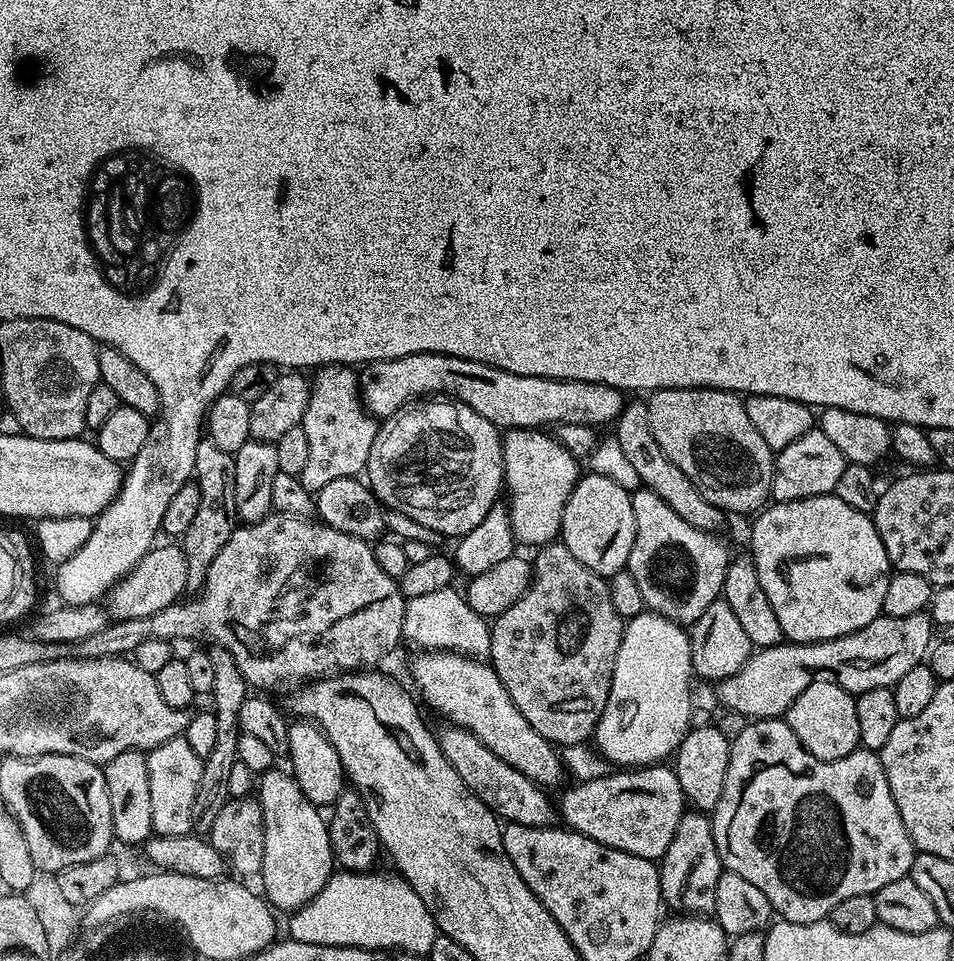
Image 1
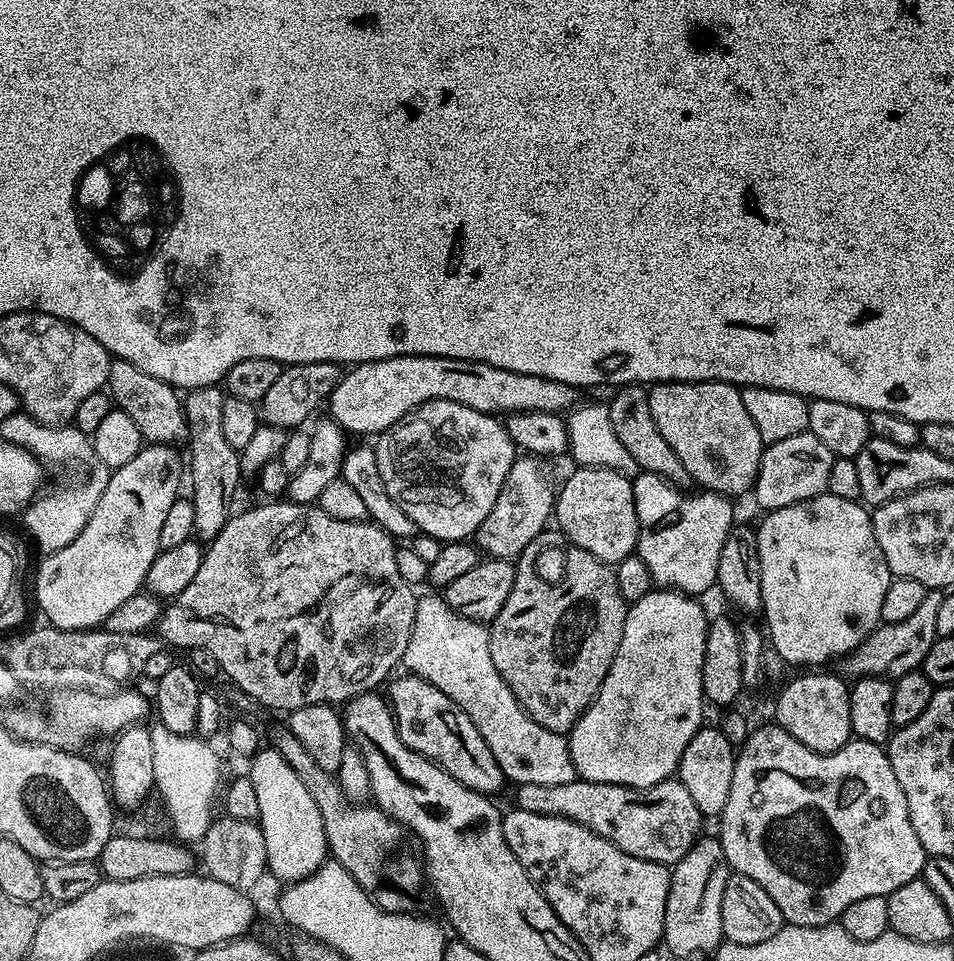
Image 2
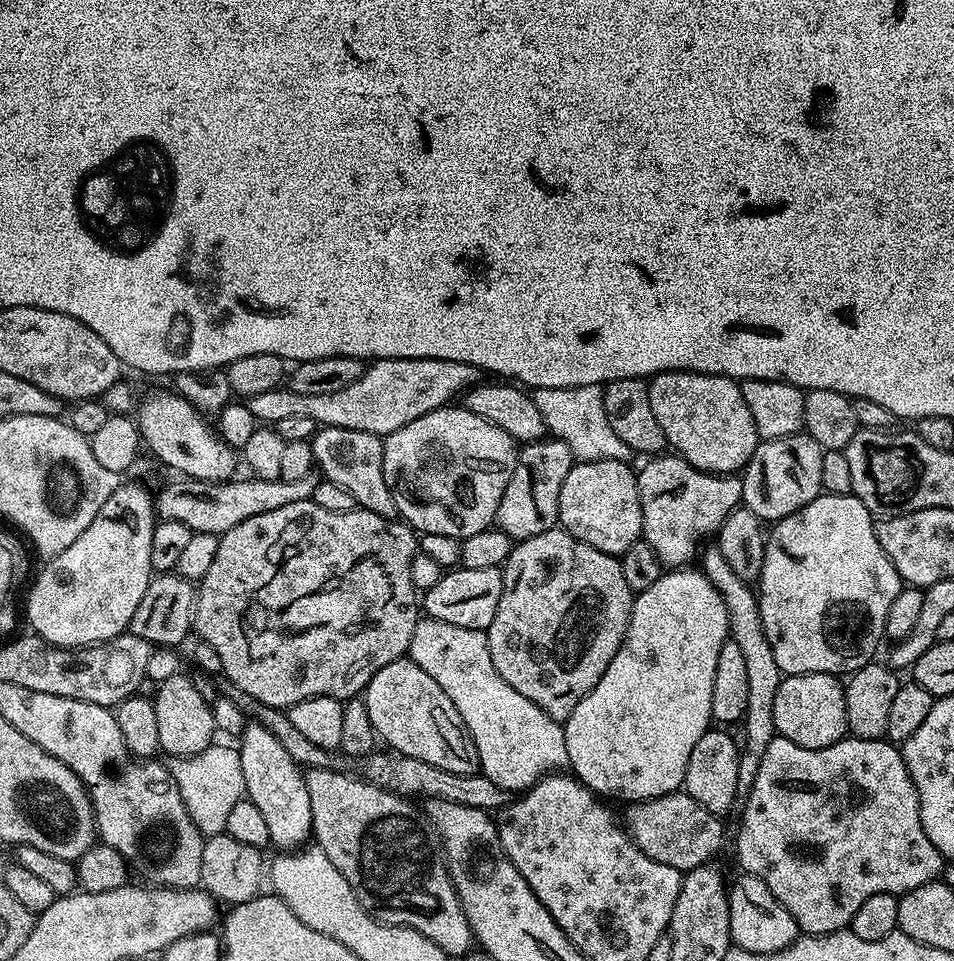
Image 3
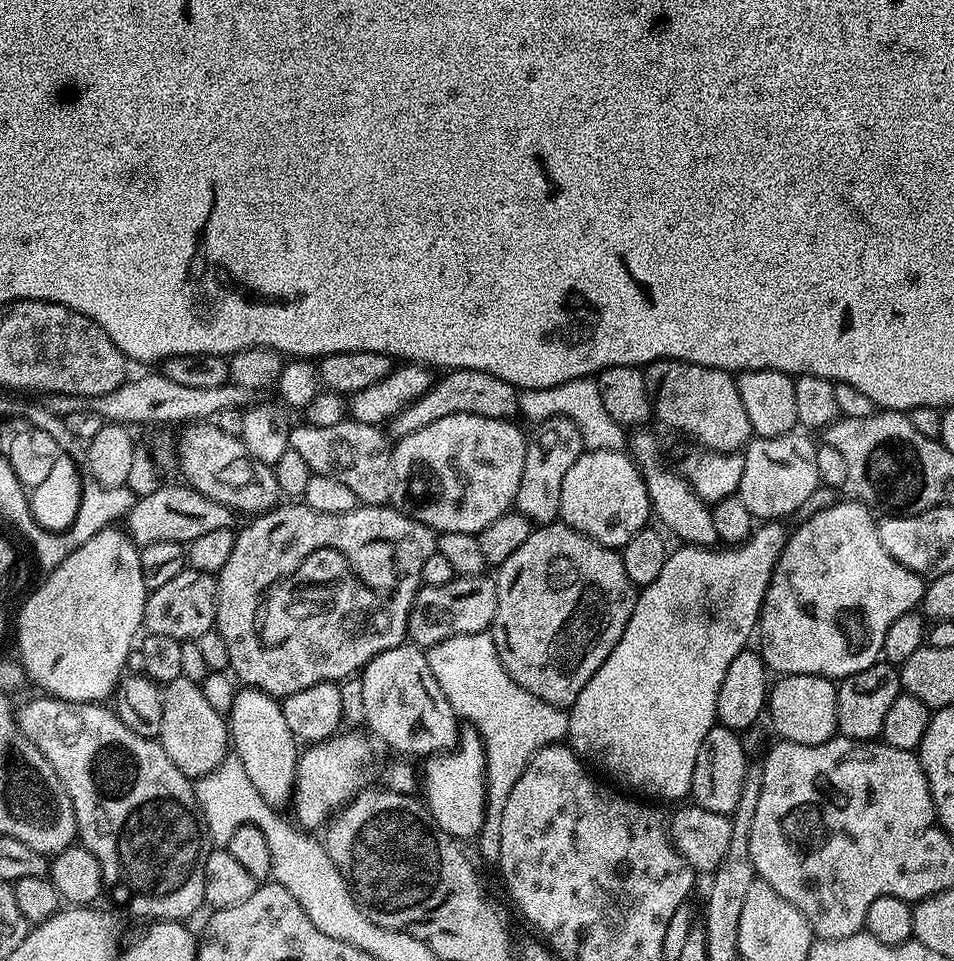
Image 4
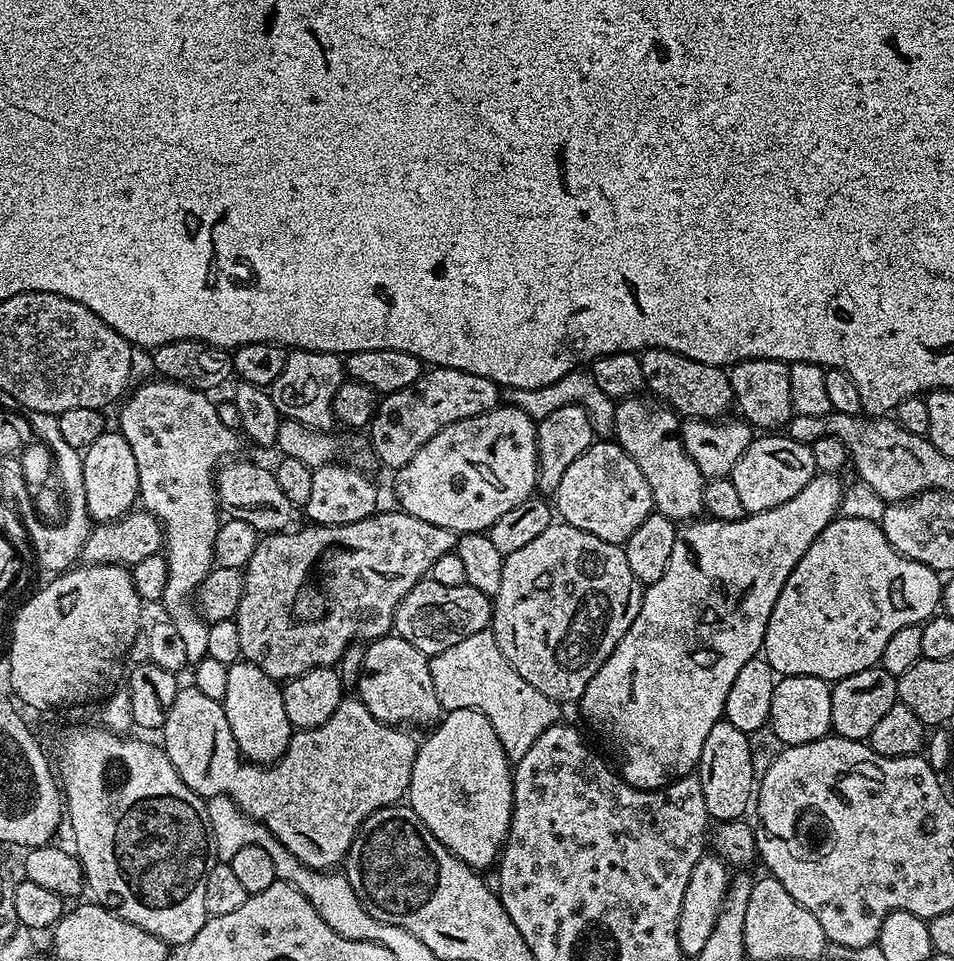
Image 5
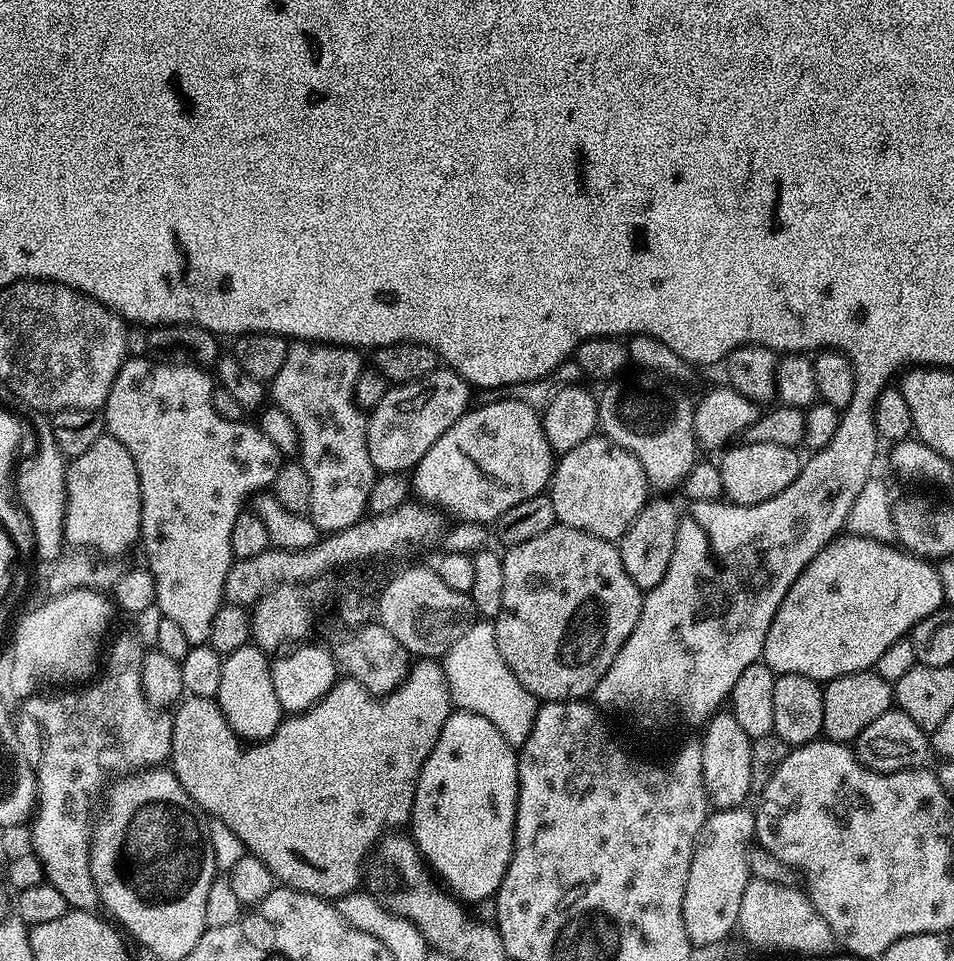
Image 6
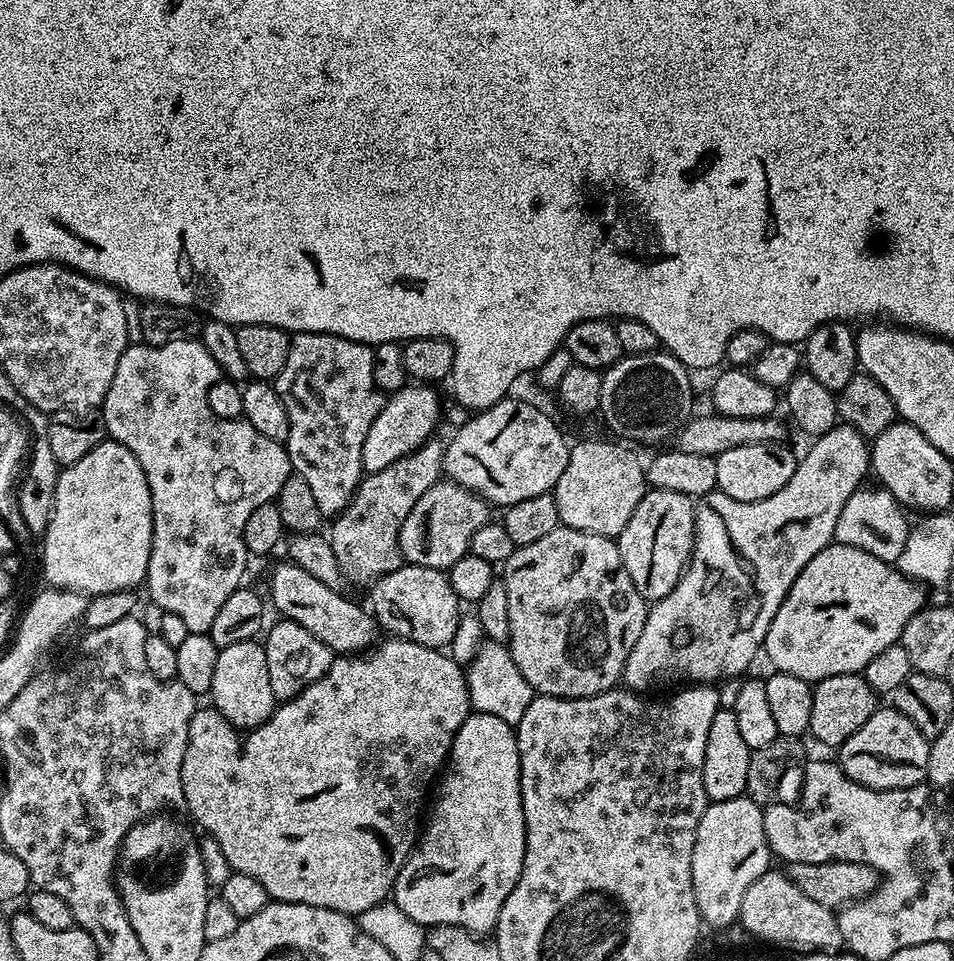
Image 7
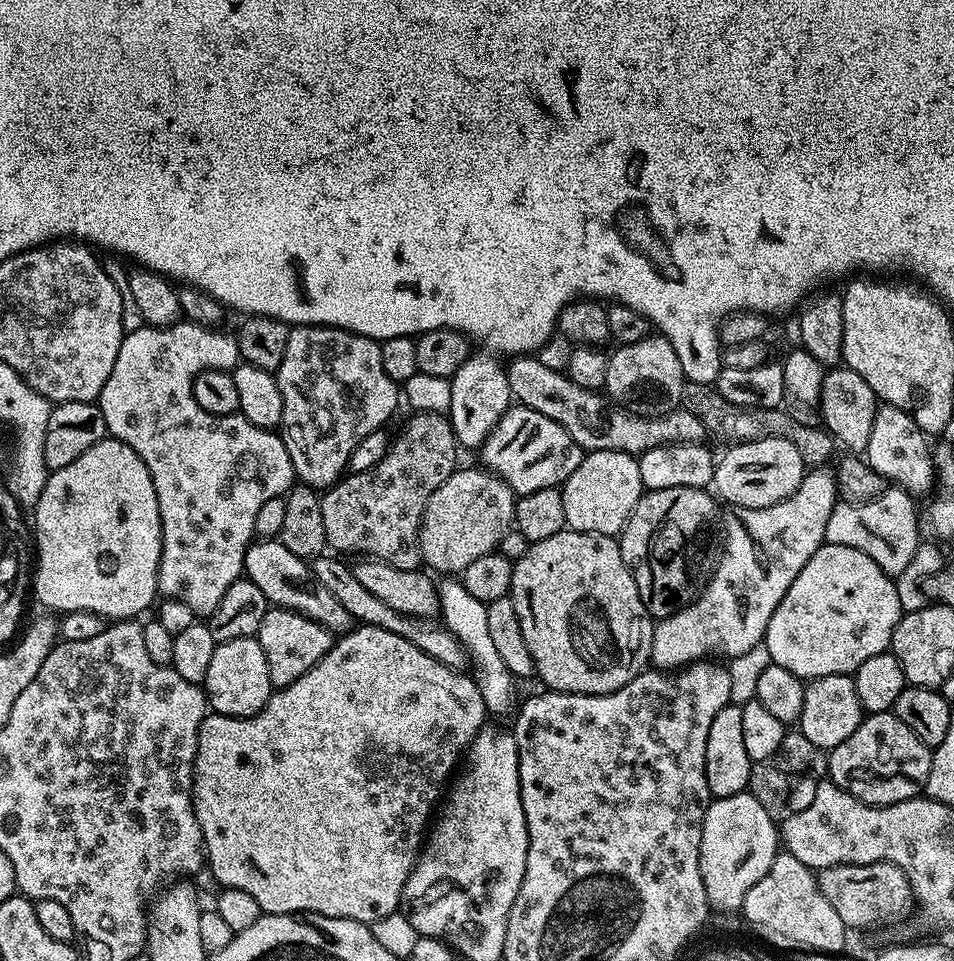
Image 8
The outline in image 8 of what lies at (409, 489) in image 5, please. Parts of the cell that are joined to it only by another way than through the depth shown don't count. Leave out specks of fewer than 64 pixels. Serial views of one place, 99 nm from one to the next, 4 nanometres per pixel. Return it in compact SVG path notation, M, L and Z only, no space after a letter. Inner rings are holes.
M517 403L508 407L502 418L490 430L478 449L483 467L507 482L517 497L534 494L534 490L546 490L563 485L565 480L578 470L585 458L585 451L554 422L554 418L546 418L546 414L538 414L538 410L530 410L525 404Z

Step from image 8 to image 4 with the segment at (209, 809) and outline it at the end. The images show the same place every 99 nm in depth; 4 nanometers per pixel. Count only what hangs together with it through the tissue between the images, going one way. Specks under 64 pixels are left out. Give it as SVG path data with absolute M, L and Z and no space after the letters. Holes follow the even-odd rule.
M184 676L174 678L174 682L163 685L162 730L158 737L166 758L182 770L189 778L199 778L210 774L230 752L230 724L227 719L202 694L199 684L188 681ZM341 730L328 740L309 743L305 747L308 749L299 753L296 761L296 786L292 790L290 804L296 807L294 820L301 829L323 829L330 817L365 787L364 768L372 764L371 743L373 741L363 731Z

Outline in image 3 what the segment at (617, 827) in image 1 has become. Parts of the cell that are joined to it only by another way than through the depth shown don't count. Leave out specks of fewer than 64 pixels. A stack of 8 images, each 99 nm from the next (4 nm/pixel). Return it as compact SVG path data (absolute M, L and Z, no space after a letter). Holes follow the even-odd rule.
M390 750L373 751L363 759L363 777L371 784L380 788L387 788L389 792L405 798L433 798L435 800L449 800L458 802L462 806L480 808L489 814L509 803L509 793L502 791L494 782L490 782L483 772L475 772L469 776L450 774L450 770L438 770L438 766L430 766L430 762L422 762L422 758L410 758ZM681 790L658 798L650 798L627 805L622 824L632 841L654 862L674 866L682 874L703 864L715 861L724 844L724 828L721 817L706 806L694 802L688 793Z

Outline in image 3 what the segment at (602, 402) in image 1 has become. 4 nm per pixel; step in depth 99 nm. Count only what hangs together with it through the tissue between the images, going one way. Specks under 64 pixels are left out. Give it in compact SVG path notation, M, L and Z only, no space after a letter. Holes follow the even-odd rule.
M378 360L369 363L365 367L362 378L358 378L358 382L354 382L354 386L345 386L343 390L334 390L334 394L310 394L309 396L303 396L297 392L293 392L291 387L281 386L275 388L274 390L266 390L266 394L254 394L253 396L247 397L246 403L250 414L254 414L254 418L257 422L263 422L265 425L272 426L275 425L276 421L287 417L301 417L306 415L308 418L316 420L317 425L323 426L325 428L345 428L346 430L366 430L370 434L379 436L381 438L389 436L394 430L398 430L402 426L406 426L406 422L414 422L414 418L422 418L422 414L430 414L434 410L451 405L452 400L455 398L463 397L464 393L468 391L469 388L476 387L477 384L481 383L482 373L480 369L470 366L466 362L450 362L449 360Z

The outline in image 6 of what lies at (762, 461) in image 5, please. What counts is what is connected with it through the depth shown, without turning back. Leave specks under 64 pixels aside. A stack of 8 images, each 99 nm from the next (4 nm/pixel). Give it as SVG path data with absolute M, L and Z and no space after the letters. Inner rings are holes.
M740 442L729 447L721 455L725 456L718 460L724 496L734 504L757 504L774 498L774 494L782 494L782 490L786 490L786 486L798 478L802 467L800 454L797 449L773 444Z

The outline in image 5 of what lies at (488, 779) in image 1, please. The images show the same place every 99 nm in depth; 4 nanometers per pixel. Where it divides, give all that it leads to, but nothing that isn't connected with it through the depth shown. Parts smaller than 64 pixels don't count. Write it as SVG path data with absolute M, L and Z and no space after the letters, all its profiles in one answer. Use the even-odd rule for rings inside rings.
M395 634L379 636L365 650L362 662L358 699L374 714L376 720L393 726L435 725L441 719L442 709L438 694L434 694L434 681L430 679L429 657L422 650L410 646Z

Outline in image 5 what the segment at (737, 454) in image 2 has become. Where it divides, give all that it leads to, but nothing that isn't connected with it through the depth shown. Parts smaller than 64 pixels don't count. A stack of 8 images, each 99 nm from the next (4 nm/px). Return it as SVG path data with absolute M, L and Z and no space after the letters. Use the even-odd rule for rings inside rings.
M646 348L639 353L639 358L644 388L681 417L719 421L725 415L723 412L733 407L730 378L721 365L694 362L680 352L665 348Z

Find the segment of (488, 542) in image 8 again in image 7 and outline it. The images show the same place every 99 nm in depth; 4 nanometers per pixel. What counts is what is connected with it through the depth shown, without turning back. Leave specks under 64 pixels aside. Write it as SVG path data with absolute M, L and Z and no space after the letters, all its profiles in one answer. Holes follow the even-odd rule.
M437 482L430 486L430 490L426 490L426 494L422 494L422 498L418 498L418 502L414 502L414 510L406 514L406 522L402 522L400 531L400 552L409 564L441 570L452 568L454 562L458 562L458 558L469 555L474 534L482 525L489 523L488 511L490 511L488 501L466 490L461 484Z

